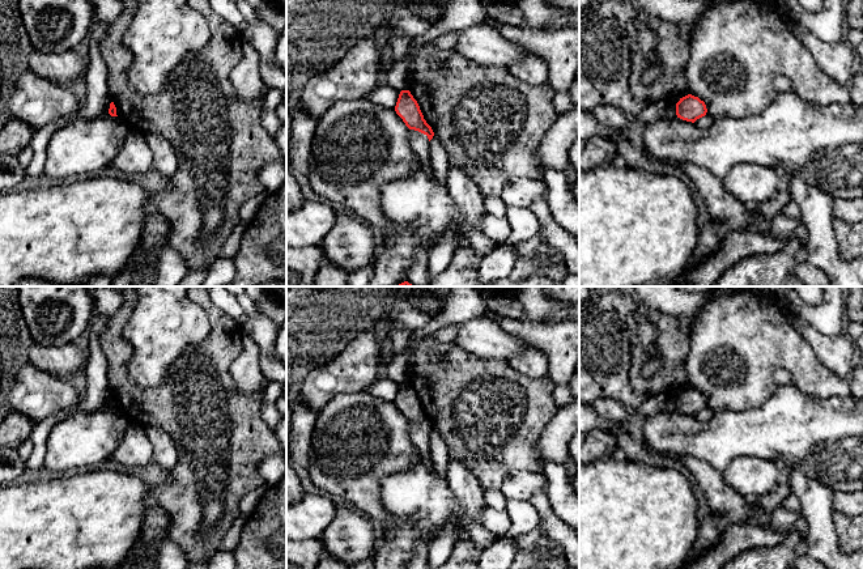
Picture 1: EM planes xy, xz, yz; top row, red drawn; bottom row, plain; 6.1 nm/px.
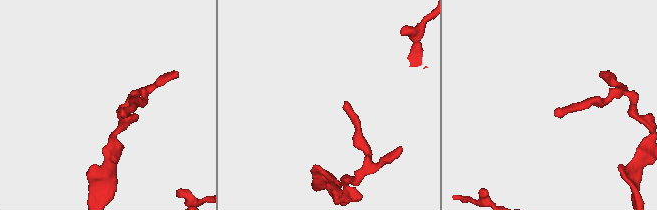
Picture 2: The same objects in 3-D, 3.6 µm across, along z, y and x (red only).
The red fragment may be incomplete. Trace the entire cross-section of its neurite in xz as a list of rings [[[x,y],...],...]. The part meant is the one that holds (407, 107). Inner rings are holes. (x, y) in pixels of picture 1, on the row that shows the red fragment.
[[[409,90],[400,92],[395,111],[409,129],[426,135],[429,141],[433,139],[434,132],[424,119],[420,106]]]

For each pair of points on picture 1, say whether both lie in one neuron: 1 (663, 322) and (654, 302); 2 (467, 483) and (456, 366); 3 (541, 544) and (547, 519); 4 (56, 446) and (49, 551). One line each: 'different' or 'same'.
1: different
2: different
3: different
4: different

